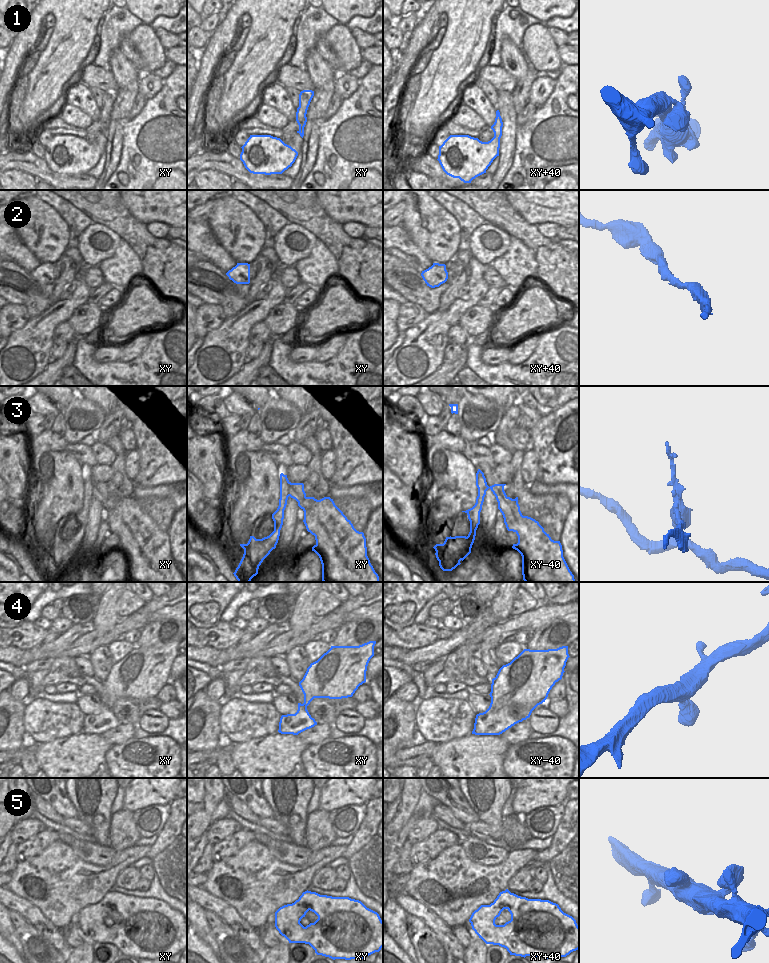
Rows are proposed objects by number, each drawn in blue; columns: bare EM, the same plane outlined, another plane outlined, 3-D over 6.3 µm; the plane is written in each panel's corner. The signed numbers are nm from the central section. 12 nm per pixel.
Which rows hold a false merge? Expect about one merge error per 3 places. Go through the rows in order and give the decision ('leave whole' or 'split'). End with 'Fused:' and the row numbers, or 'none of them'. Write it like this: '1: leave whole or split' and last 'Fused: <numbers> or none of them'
1: leave whole
2: leave whole
3: split
4: leave whole
5: leave whole
Fused: 3

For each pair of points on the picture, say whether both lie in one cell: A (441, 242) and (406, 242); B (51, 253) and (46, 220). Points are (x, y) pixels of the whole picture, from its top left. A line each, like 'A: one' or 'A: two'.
A: two
B: one

